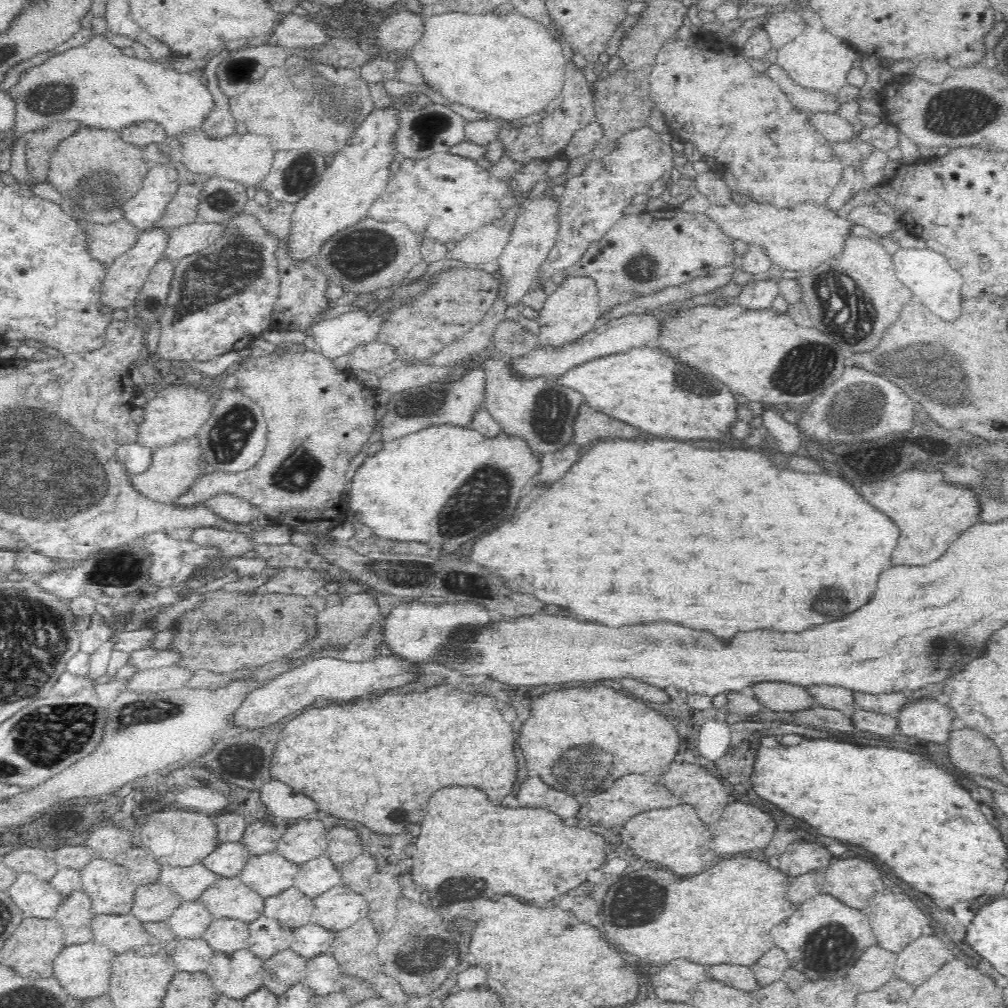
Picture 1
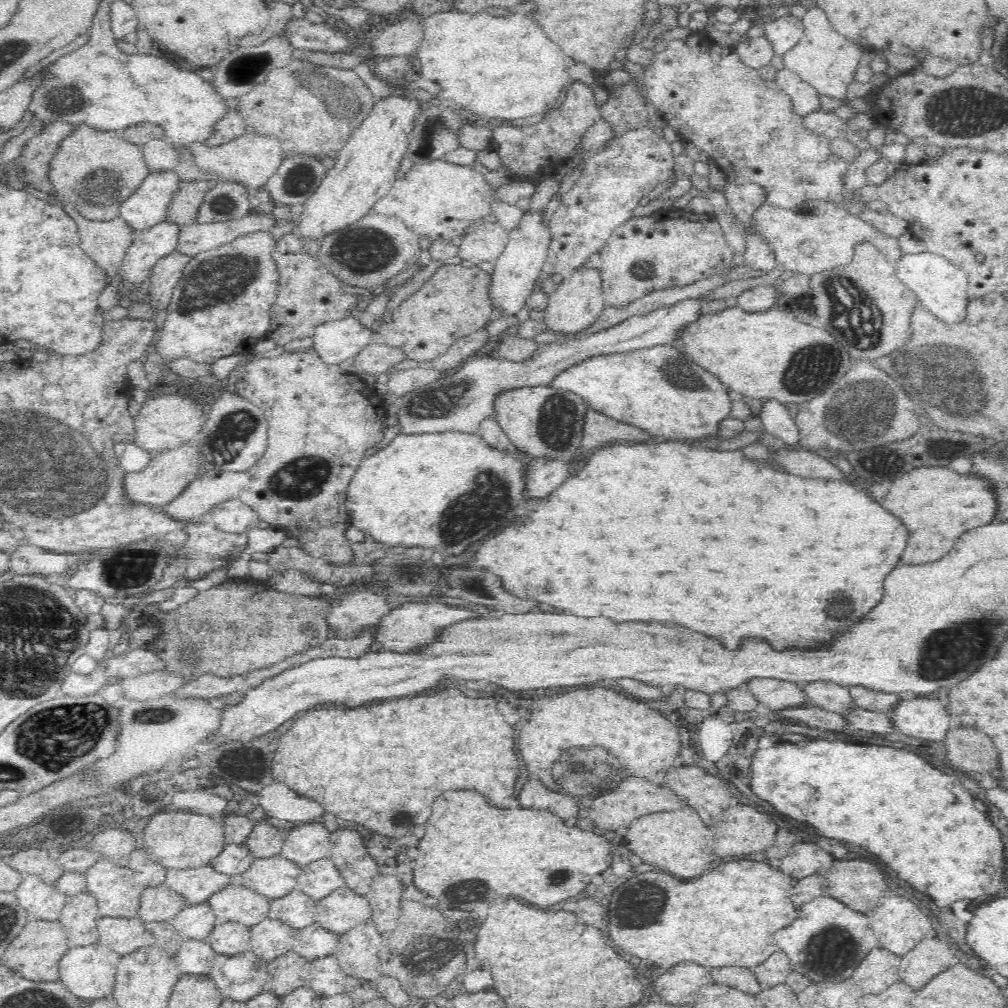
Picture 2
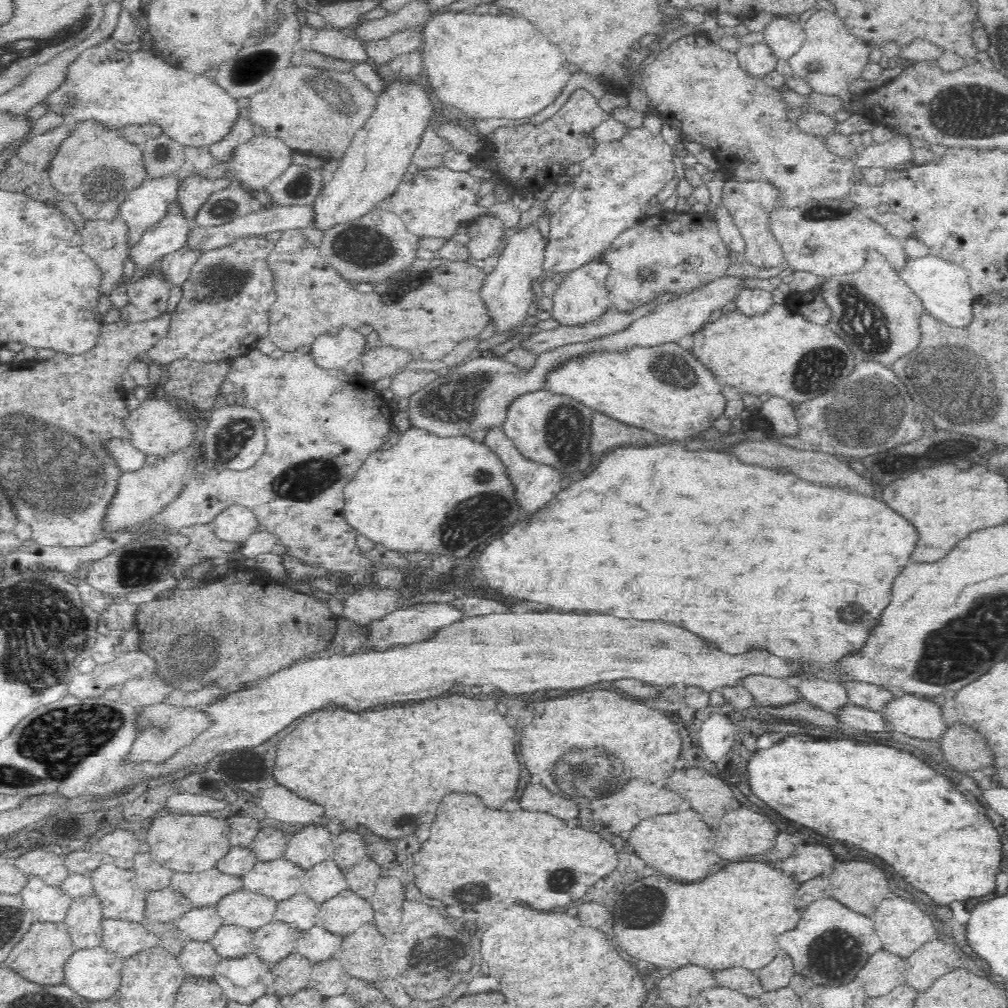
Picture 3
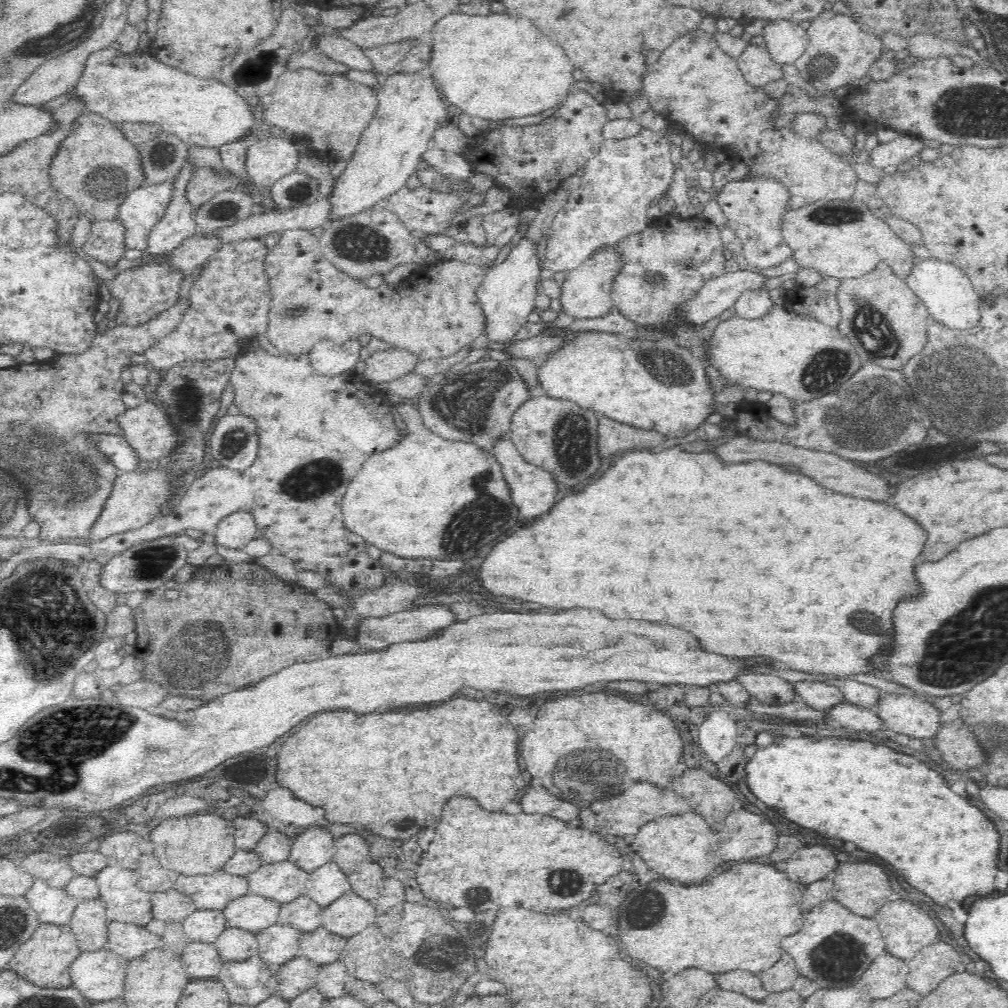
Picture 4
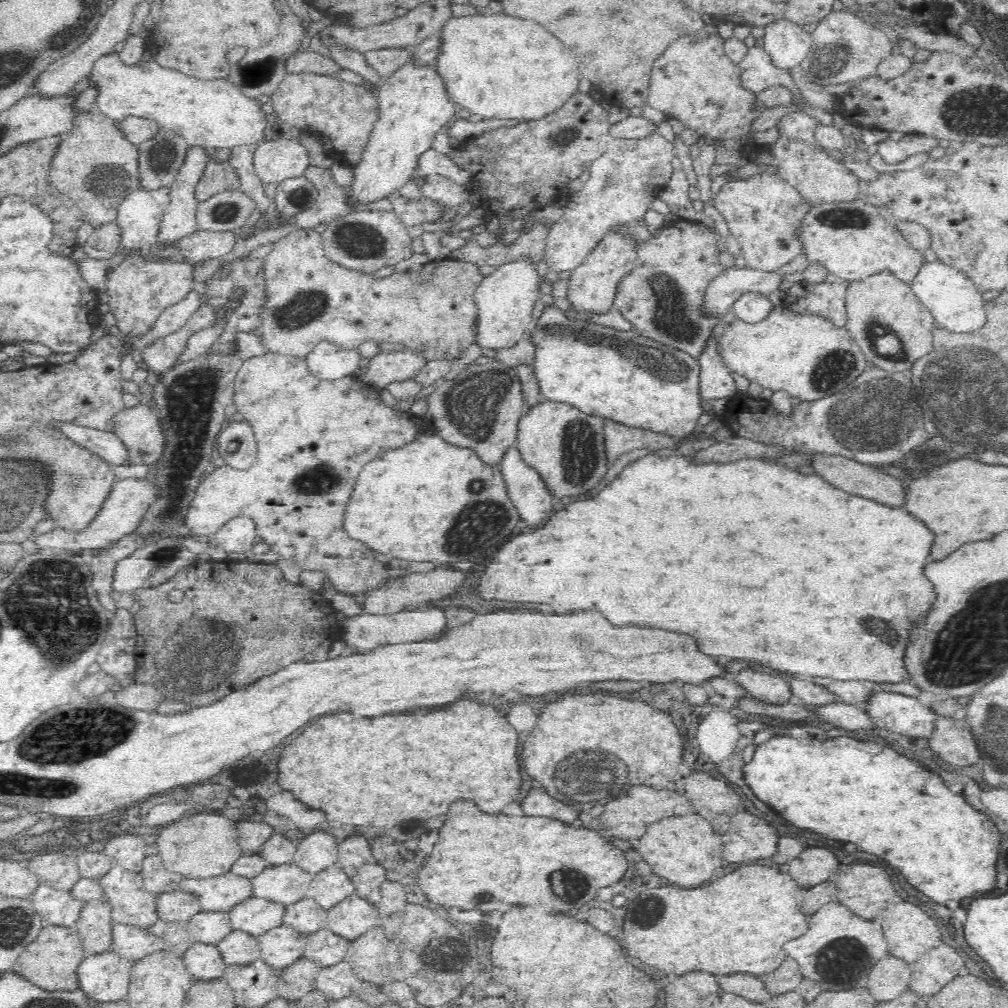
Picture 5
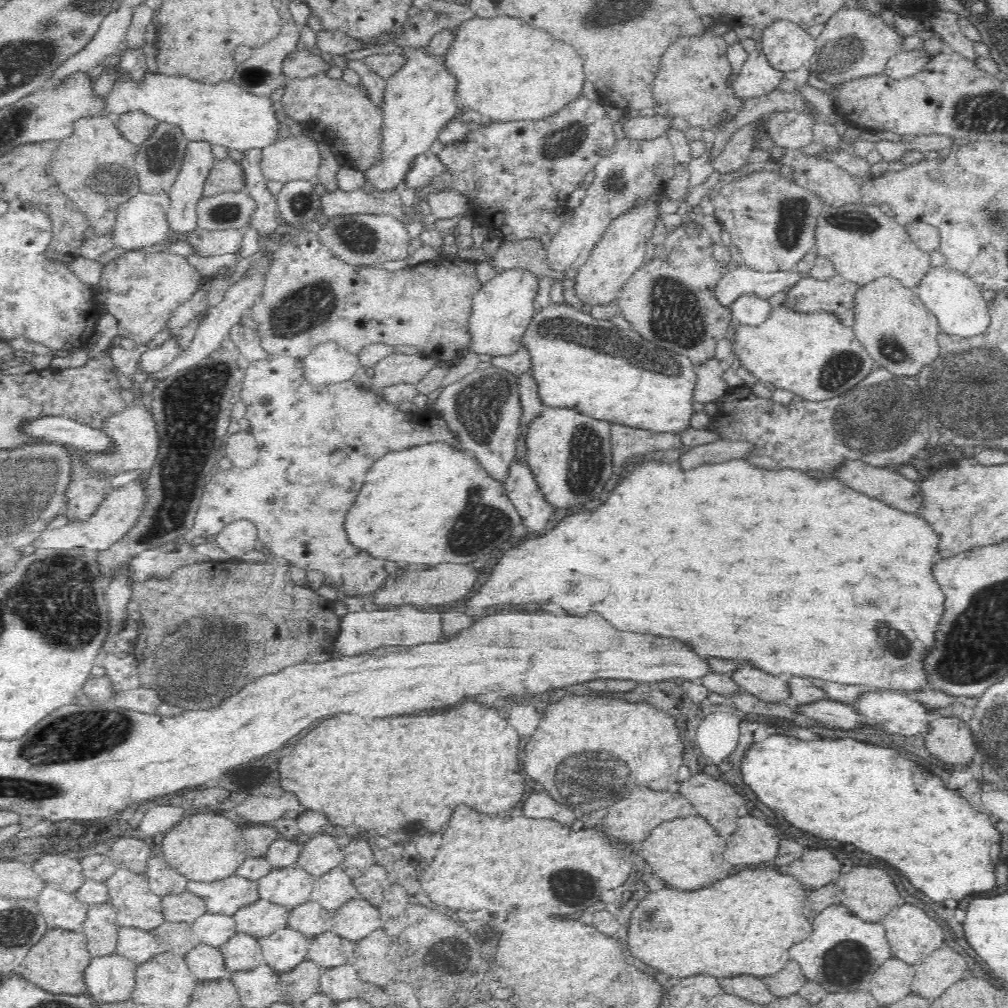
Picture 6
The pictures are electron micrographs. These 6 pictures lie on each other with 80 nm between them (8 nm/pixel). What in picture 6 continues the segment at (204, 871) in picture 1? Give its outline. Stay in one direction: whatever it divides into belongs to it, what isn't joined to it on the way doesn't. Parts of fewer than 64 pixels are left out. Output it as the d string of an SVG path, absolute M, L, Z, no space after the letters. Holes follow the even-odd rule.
M232 874L214 882L195 882L188 879L186 891L199 896L208 912L234 914L241 906L259 899L255 881Z

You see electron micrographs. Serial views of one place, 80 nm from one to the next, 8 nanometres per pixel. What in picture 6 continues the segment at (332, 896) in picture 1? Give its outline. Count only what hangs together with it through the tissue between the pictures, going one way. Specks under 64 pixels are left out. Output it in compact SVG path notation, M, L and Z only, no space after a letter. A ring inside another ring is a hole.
M360 896L347 900L331 913L330 930L348 940L360 940L380 926L380 912Z

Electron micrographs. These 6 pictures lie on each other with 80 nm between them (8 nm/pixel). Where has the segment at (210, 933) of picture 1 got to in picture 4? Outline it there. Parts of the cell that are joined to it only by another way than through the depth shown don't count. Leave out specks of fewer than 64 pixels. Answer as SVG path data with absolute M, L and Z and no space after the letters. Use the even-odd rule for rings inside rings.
M227 927L213 944L223 961L239 961L259 954L255 934L244 929Z

